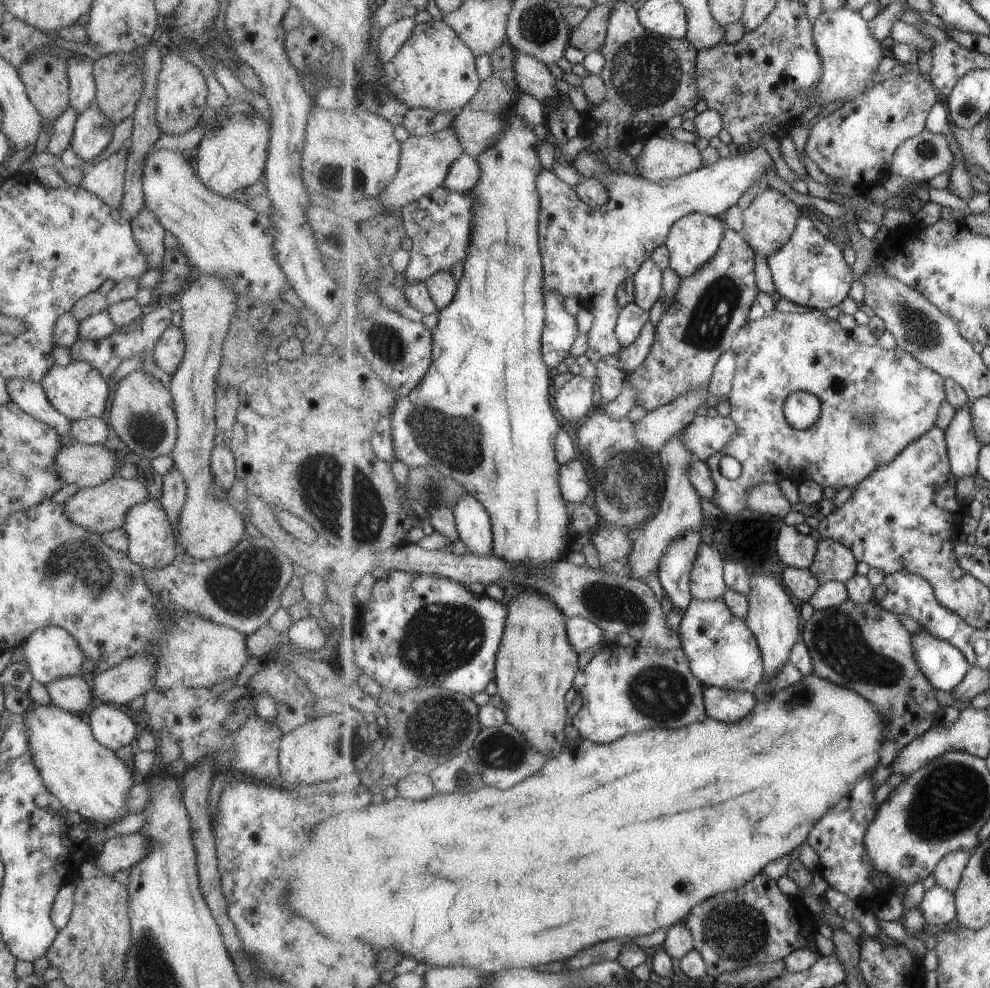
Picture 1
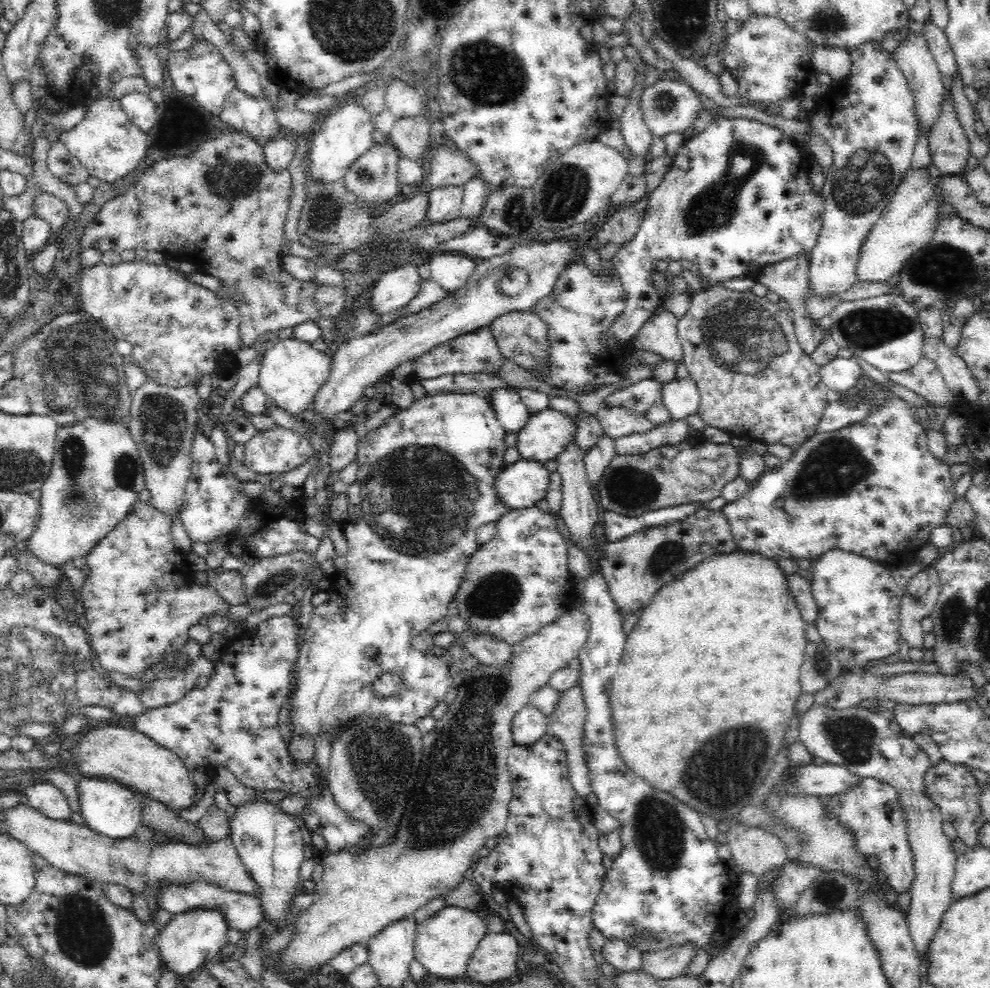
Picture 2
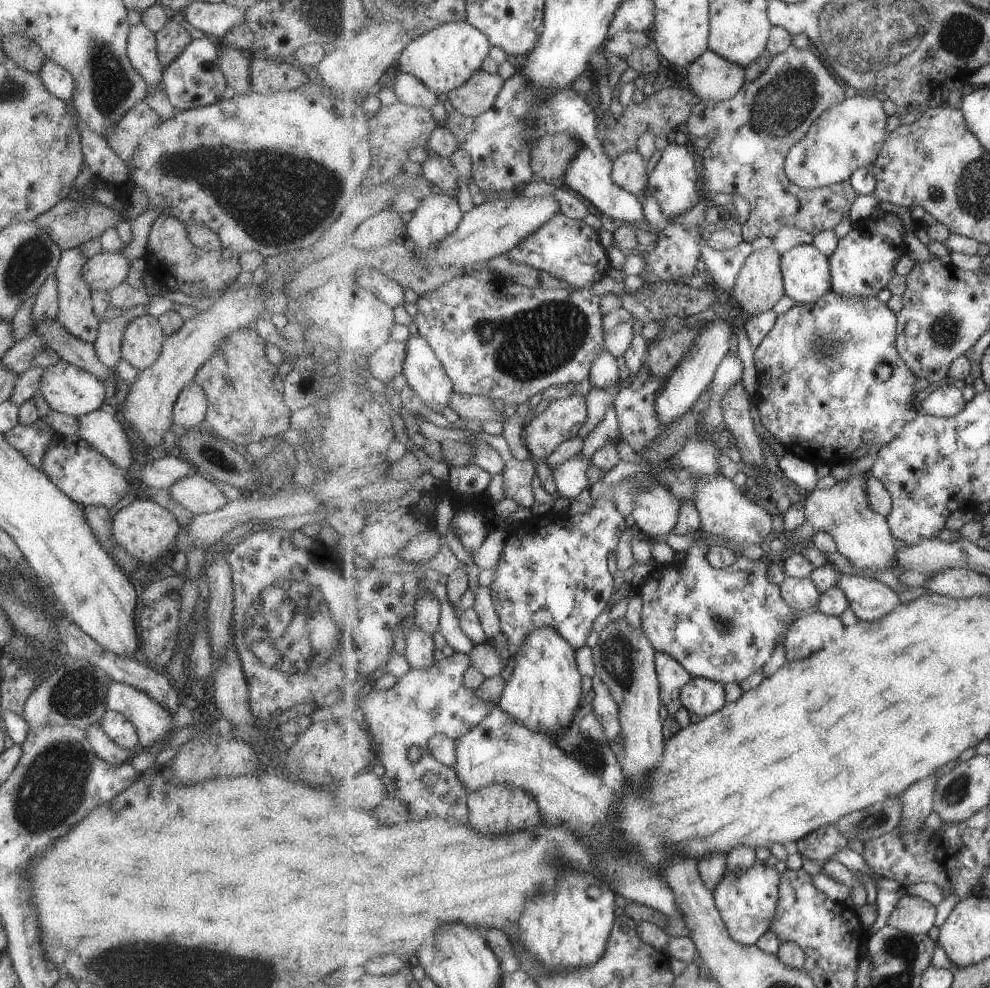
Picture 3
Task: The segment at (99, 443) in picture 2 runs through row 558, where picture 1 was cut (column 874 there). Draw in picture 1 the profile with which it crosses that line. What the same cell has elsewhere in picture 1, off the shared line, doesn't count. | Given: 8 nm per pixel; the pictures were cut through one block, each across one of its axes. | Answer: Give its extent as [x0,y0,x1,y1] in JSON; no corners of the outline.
[811,8,883,108]

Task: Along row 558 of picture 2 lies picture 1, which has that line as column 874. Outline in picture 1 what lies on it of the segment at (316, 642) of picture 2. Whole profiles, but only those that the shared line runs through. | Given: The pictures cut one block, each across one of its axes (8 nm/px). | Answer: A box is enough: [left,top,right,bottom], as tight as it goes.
[706,309,947,514]

